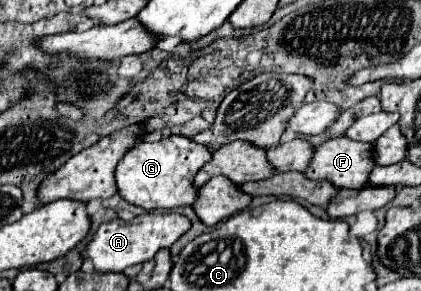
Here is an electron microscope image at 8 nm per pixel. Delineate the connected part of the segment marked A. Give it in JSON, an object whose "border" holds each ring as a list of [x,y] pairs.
{"border":[[[146,212],[132,220],[116,218],[96,230],[92,242],[84,250],[84,256],[94,262],[96,272],[122,272],[128,266],[154,258],[160,248],[170,248],[182,234],[190,230],[190,226],[190,220],[176,212]]]}

